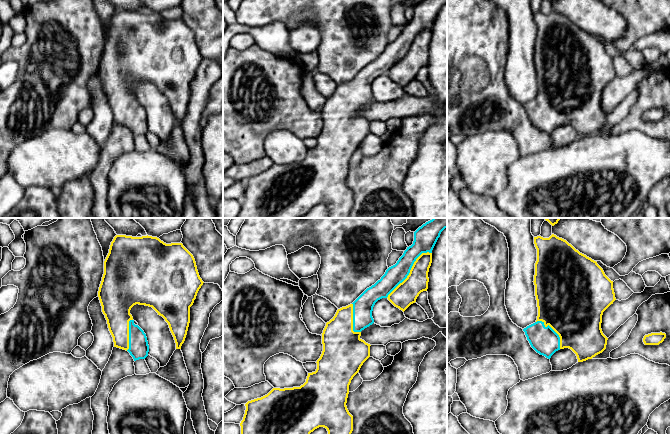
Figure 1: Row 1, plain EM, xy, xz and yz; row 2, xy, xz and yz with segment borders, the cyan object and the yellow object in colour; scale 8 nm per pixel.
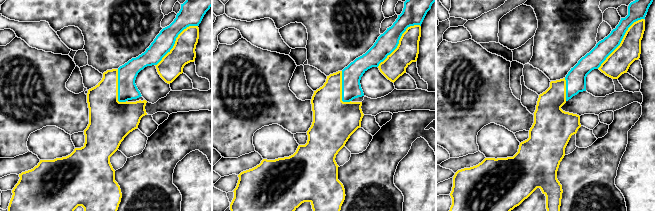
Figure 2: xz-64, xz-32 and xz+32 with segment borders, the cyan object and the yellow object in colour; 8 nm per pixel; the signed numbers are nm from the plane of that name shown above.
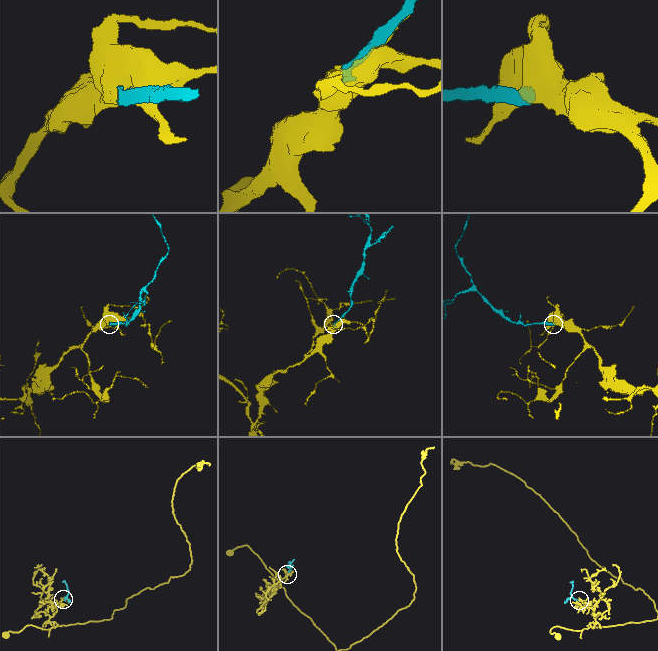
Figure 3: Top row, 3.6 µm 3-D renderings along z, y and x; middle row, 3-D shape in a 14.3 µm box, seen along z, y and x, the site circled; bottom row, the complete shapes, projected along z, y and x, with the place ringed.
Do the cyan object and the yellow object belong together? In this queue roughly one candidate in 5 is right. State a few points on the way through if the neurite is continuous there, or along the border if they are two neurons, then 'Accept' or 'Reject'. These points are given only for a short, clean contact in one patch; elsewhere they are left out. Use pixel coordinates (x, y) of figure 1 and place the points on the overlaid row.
Accept

